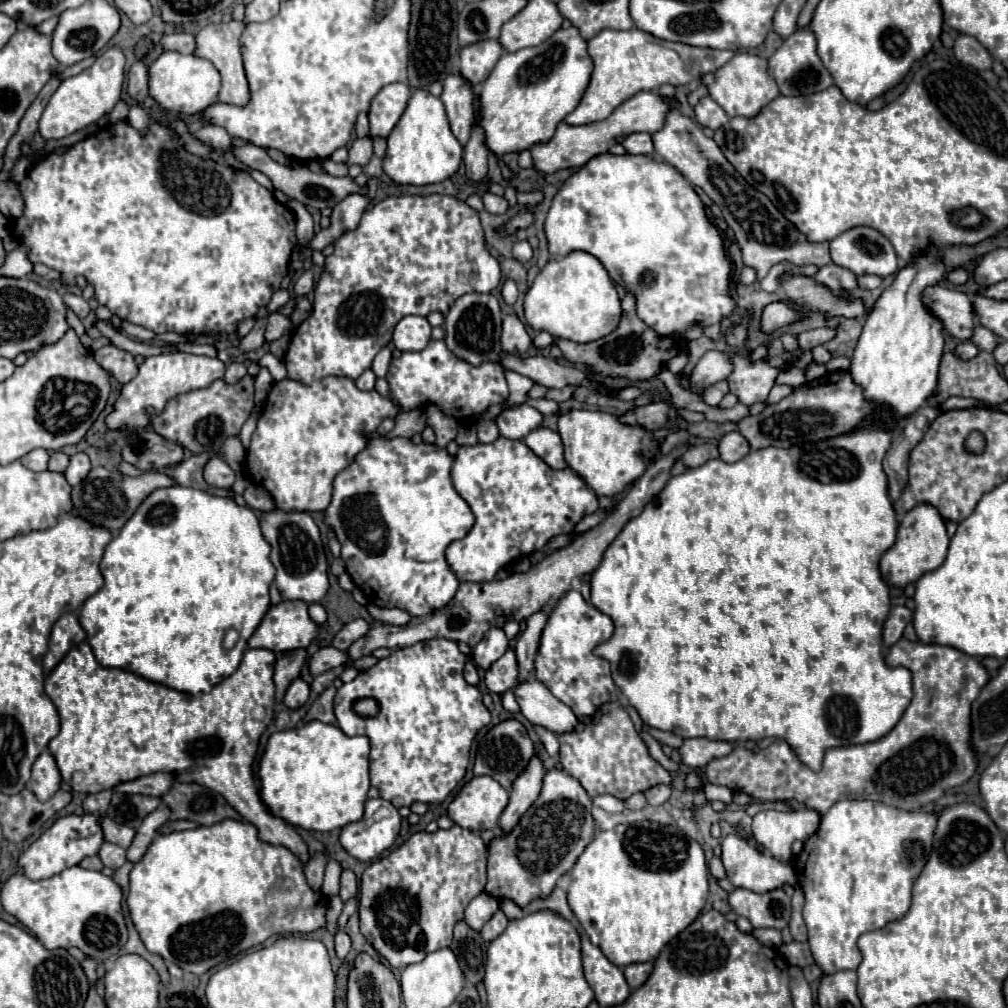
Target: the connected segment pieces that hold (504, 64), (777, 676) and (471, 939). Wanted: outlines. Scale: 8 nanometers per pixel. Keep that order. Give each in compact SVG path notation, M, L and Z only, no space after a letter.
M577 28L557 30L553 38L543 42L541 46L533 46L529 50L517 50L513 54L503 52L499 62L495 64L489 78L481 84L479 92L479 114L481 114L481 130L485 130L485 146L495 156L505 156L513 152L523 152L533 148L537 142L549 142L555 134L557 124L577 108L593 72L593 62L587 54L587 42L581 38Z
M863 422L859 426L857 432L853 434L845 434L845 436L839 436L839 438L831 438L831 440L825 440L825 442L817 442L809 448L799 448L799 446L793 446L793 448L763 448L763 450L753 450L751 454L747 454L743 460L739 462L733 462L733 464L727 464L723 460L709 460L707 464L699 466L699 468L691 468L687 470L687 474L679 474L679 476L671 476L671 480L667 482L667 486L659 492L659 496L655 496L643 510L641 514L635 518L631 518L625 528L621 530L621 534L613 540L613 546L609 546L609 550L605 552L605 558L601 560L601 566L593 572L591 576L591 604L601 610L603 614L611 616L613 624L615 624L615 632L613 636L605 642L605 644L599 644L595 648L595 654L605 658L609 664L611 664L611 672L613 672L613 682L619 686L619 690L623 692L623 696L629 700L629 704L639 712L641 720L651 726L651 728L659 728L659 730L665 730L665 732L673 732L673 734L679 734L683 738L697 738L697 736L705 736L705 738L711 738L711 740L729 740L729 742L735 742L735 740L763 740L763 738L783 738L791 744L791 748L797 752L797 756L801 758L801 762L805 762L811 770L821 770L821 760L823 760L823 754L827 748L833 748L833 746L849 746L849 744L865 744L865 742L873 742L873 740L879 740L881 736L885 736L901 718L901 714L905 712L907 704L911 702L911 672L907 668L889 668L885 664L885 656L883 656L883 642L881 642L881 628L883 628L883 622L889 614L889 608L891 608L891 602L889 602L889 588L887 584L881 580L881 574L879 574L879 558L895 544L895 534L897 534L897 520L895 520L895 510L891 506L891 500L889 500L889 494L887 494L887 476L881 468L881 460L889 448L889 442L891 442L891 430L881 424L871 424L871 422Z
M459 922L455 926L455 938L451 942L451 950L459 960L465 980L473 986L481 984L485 974L487 942L479 936L479 932L469 928L465 922Z

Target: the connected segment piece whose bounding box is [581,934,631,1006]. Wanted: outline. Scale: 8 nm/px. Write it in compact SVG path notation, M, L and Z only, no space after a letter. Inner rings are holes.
M581 934L581 952L585 980L593 988L599 1006L623 1004L631 992L623 972L613 962L609 962L601 948L593 946L585 934Z

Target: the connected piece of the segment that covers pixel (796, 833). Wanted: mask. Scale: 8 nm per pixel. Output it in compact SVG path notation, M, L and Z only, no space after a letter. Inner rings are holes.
M761 810L753 816L751 832L759 844L763 844L769 854L777 860L791 858L791 844L795 840L809 840L817 826L821 824L821 816L815 810L791 810L791 812L775 812Z

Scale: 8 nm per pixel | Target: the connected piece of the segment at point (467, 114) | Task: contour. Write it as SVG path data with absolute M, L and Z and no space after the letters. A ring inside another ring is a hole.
M449 74L449 78L443 80L441 102L445 104L451 130L463 146L469 140L473 118L475 118L475 100L477 100L475 90L477 86L471 84L461 74Z

